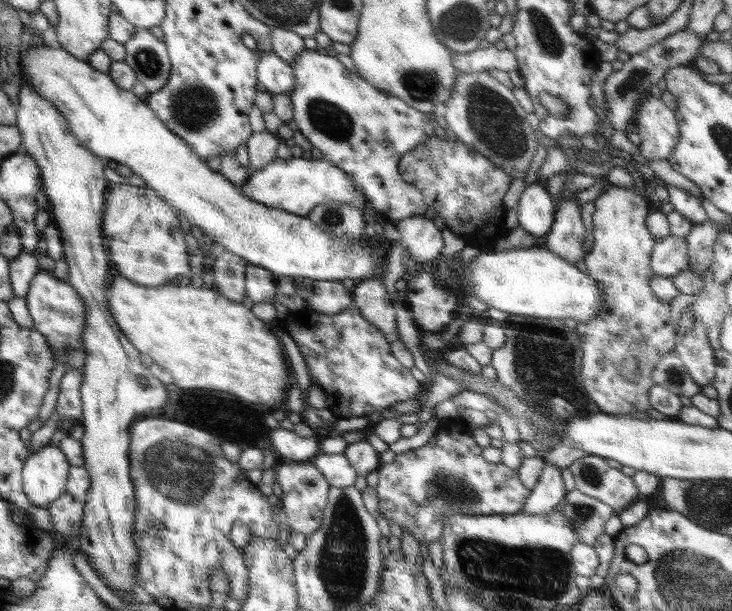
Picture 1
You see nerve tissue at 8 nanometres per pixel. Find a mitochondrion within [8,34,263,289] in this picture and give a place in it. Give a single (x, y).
(196, 108)

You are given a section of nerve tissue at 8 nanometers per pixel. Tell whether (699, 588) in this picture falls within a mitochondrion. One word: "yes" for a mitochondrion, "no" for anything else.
yes

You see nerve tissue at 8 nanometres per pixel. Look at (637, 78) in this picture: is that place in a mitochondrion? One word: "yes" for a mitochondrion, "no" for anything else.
yes

